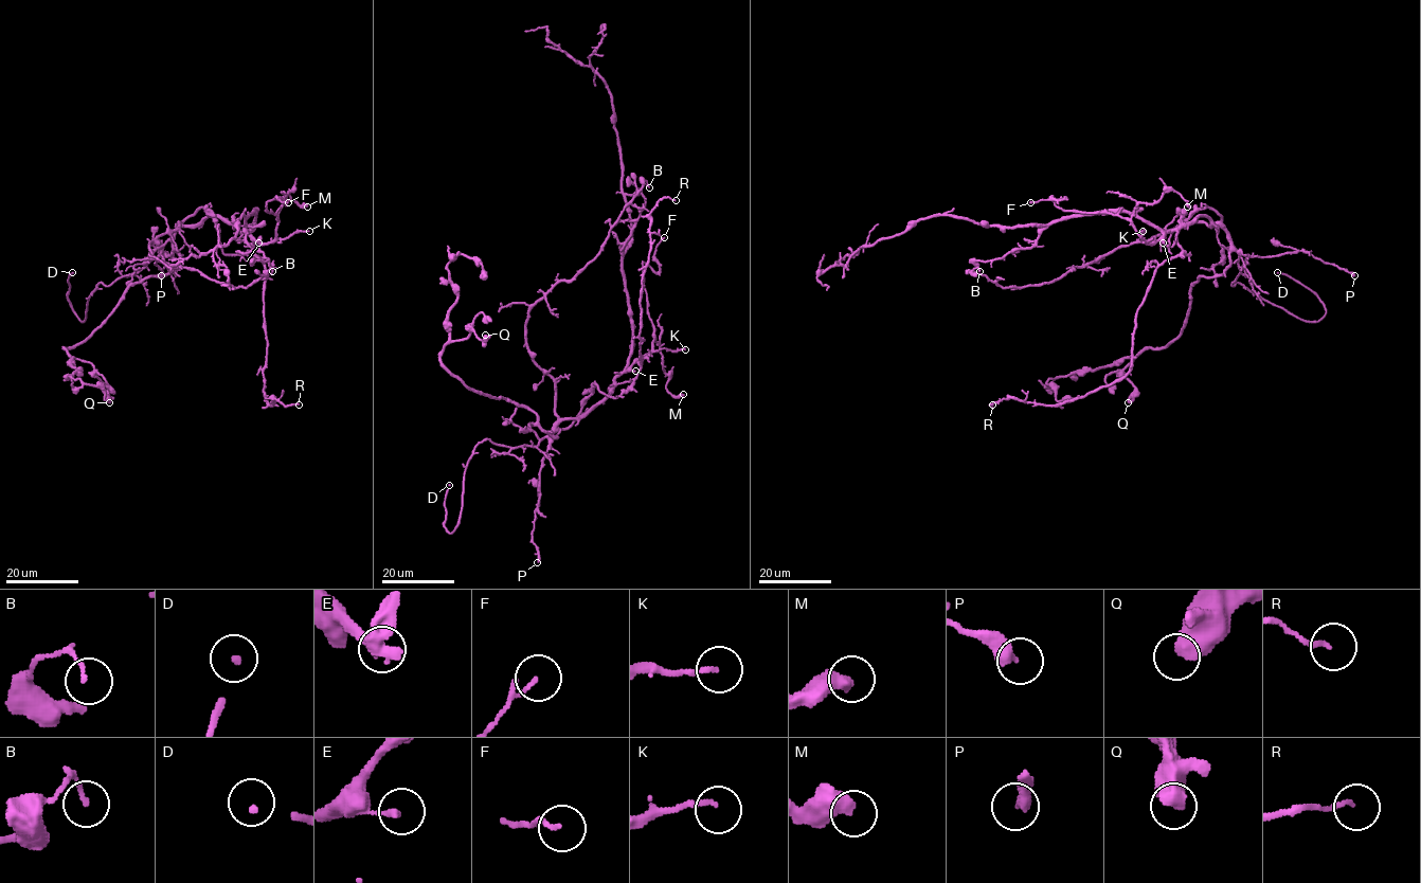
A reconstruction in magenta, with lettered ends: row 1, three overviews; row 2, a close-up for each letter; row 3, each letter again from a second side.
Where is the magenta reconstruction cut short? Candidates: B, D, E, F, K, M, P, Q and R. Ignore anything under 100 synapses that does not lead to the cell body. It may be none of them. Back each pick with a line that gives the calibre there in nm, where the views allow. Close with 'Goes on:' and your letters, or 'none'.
D: Thickness 130 nm
Goes on: D

